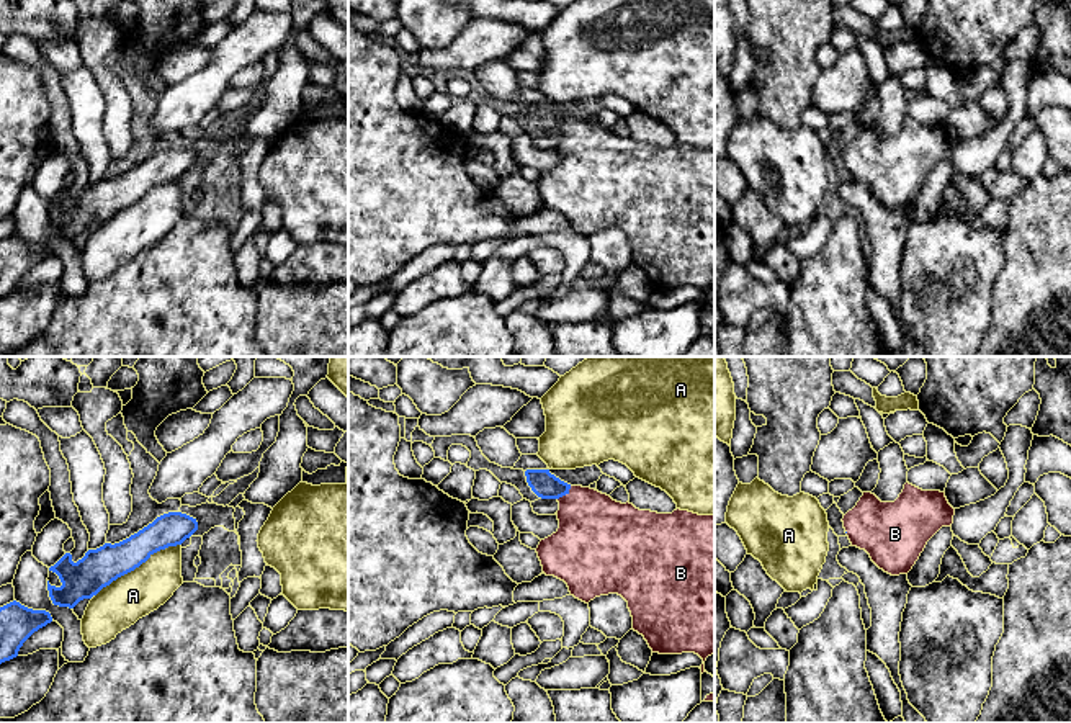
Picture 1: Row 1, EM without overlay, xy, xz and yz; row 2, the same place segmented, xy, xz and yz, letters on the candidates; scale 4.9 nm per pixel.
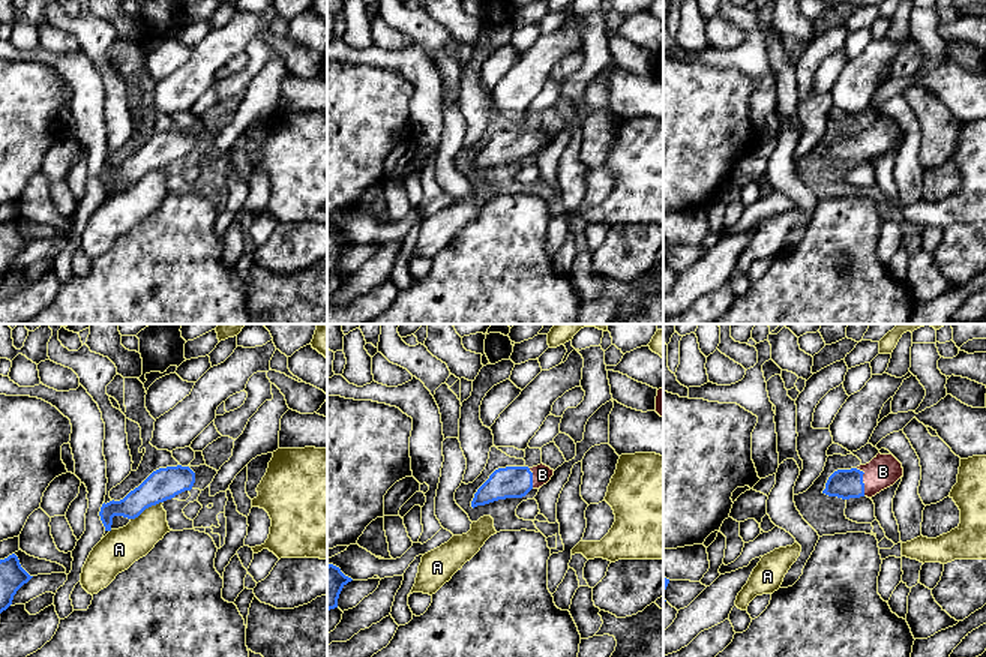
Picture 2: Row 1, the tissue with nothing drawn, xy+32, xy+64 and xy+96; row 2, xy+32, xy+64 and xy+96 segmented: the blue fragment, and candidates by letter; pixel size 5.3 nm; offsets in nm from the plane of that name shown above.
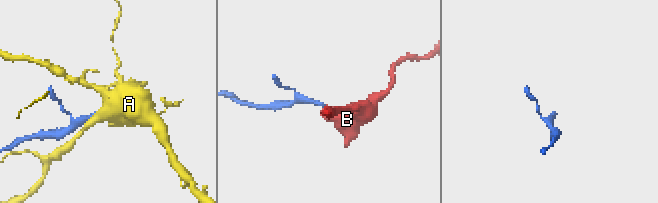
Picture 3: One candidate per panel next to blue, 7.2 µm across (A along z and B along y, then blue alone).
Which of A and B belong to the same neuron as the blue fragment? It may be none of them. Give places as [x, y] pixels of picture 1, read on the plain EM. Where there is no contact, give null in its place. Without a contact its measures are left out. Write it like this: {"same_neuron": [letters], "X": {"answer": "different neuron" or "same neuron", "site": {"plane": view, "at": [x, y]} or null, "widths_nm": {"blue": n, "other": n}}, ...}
{"same_neuron": ["B"], "A": {"answer": "different neuron", "site": {"plane": "xy", "at": [138, 200]}, "widths_nm": {"blue": 190, "other": 220}}, "B": {"answer": "same neuron", "site": {"plane": "xz", "at": [564, 128]}, "widths_nm": {"blue": 130, "other": 380}}}

